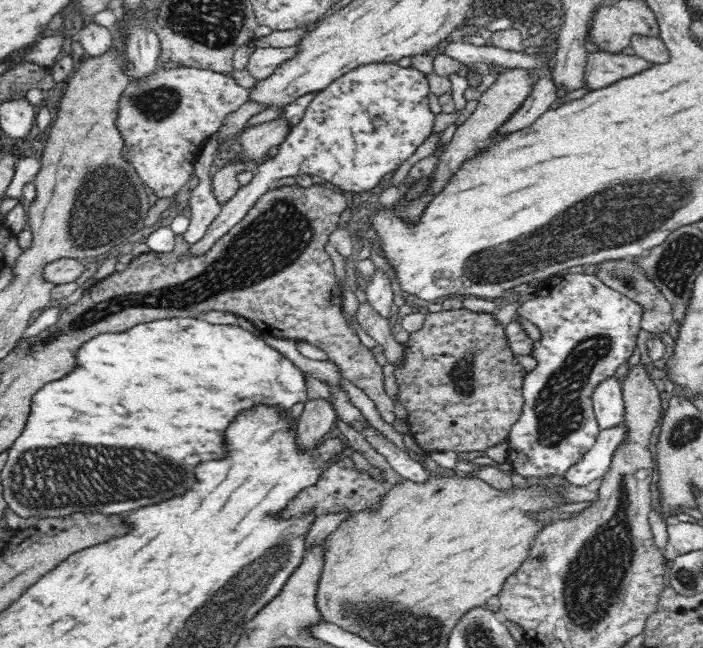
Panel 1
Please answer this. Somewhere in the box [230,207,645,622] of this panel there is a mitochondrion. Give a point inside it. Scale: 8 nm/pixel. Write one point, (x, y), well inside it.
(559, 410)

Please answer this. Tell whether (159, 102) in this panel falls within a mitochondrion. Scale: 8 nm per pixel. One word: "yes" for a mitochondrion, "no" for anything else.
yes

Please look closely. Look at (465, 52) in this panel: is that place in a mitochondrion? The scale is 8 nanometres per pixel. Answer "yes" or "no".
no

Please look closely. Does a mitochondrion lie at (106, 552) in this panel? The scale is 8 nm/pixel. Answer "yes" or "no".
no

